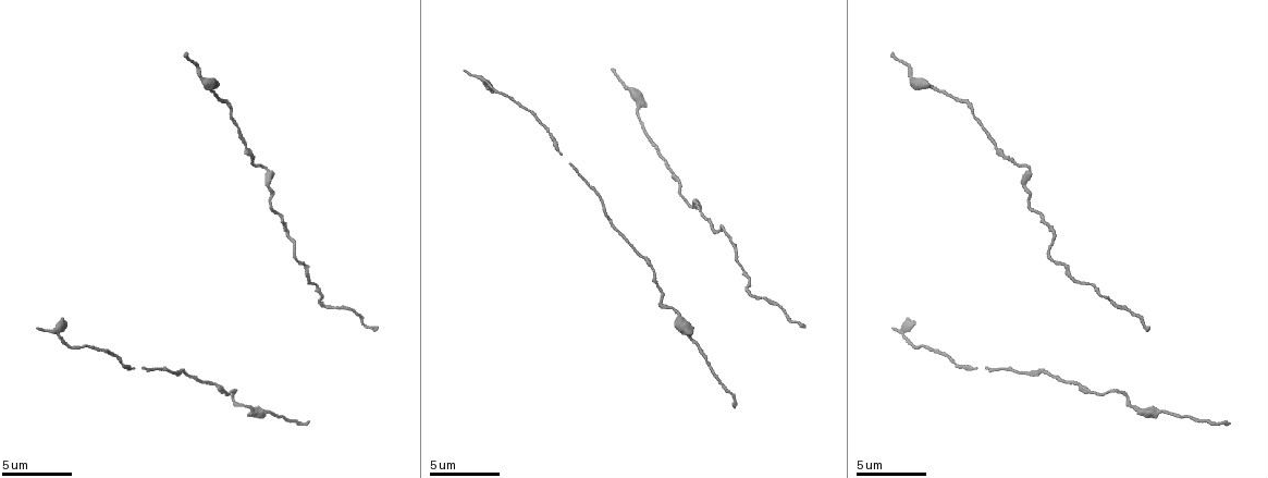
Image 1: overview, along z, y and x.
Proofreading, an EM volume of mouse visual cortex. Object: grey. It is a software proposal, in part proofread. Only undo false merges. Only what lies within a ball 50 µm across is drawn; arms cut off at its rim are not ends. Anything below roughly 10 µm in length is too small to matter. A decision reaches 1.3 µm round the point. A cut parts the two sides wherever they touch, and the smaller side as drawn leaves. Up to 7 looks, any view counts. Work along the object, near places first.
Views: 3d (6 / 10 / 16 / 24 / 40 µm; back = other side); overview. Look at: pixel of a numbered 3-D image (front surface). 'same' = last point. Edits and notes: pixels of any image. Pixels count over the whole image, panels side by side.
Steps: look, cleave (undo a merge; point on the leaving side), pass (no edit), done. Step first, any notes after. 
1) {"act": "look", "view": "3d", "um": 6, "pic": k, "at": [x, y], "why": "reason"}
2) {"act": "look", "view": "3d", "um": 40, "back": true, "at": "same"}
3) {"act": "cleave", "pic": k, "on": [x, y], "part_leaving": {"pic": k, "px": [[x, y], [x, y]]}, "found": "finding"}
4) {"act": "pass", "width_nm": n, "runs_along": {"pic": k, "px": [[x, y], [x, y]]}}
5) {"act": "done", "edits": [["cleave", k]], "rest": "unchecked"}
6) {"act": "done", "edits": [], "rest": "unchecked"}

{"act": "look", "view": "3d", "um": 16, "pic": 1, "at": [658, 150], "why": "thick turns thin"}

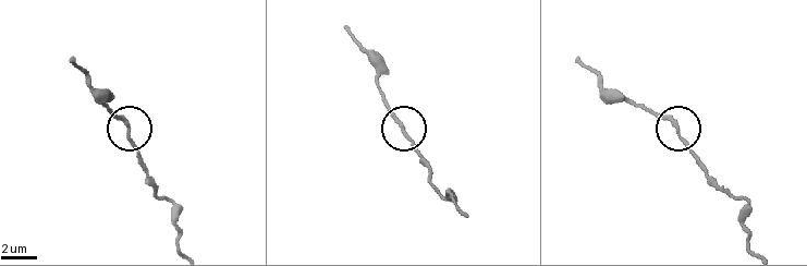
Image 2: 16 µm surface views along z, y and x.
{"act": "pass", "found": "one neuron here"}

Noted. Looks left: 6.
{"act": "look", "view": "3d", "um": 10, "pic": 1, "at": [693, 206], "why": "thick turns thin"}

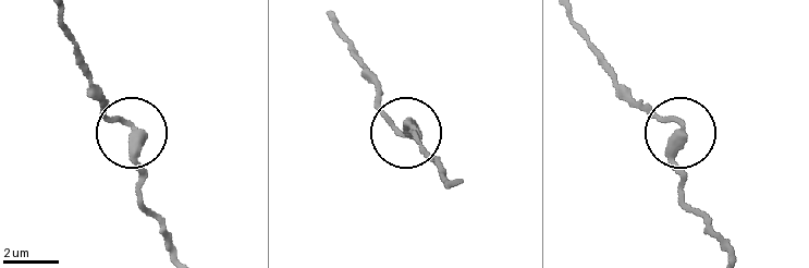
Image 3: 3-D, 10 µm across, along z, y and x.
{"act": "pass", "runs_along": {"pic": 3, "px": [[453, 179], [388, 116], [362, 76]]}, "found": "all the same neuron"}

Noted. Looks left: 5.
{"act": "look", "view": "3d", "um": 6, "pic": 1, "at": [318, 302]}

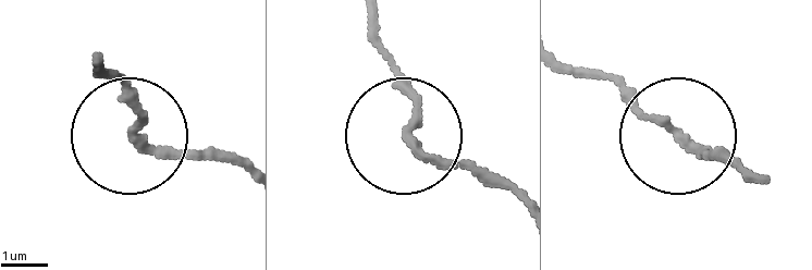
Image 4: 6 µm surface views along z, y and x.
{"act": "pass", "runs_along": {"pic": 4, "px": [[678, 146], [600, 71]]}, "found": "continuous, no second neuron"}

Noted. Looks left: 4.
{"act": "look", "view": "3d", "um": 10, "pic": 1, "at": [599, 199], "why": "thick turns thin"}

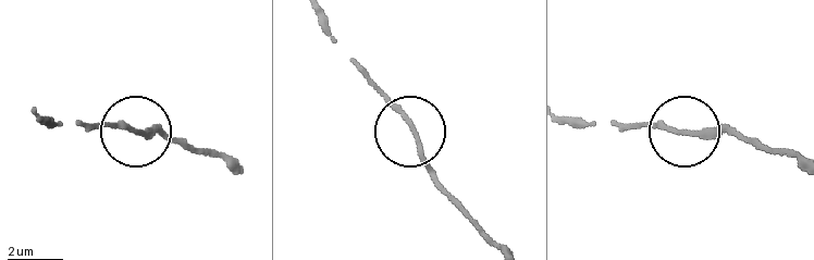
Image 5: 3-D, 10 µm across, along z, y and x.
{"act": "look", "view": "3d", "um": 10, "back": true, "pic": 5, "at": [678, 130], "why": "from behind"}

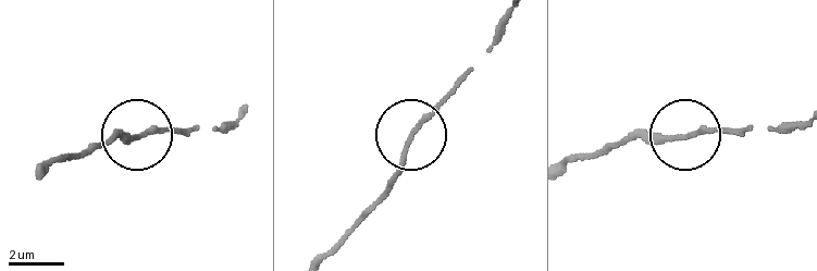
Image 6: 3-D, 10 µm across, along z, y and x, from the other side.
{"act": "pass", "found": "all the same neuron"}

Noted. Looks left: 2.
{"act": "done", "edits": [], "rest": "unchecked"}

